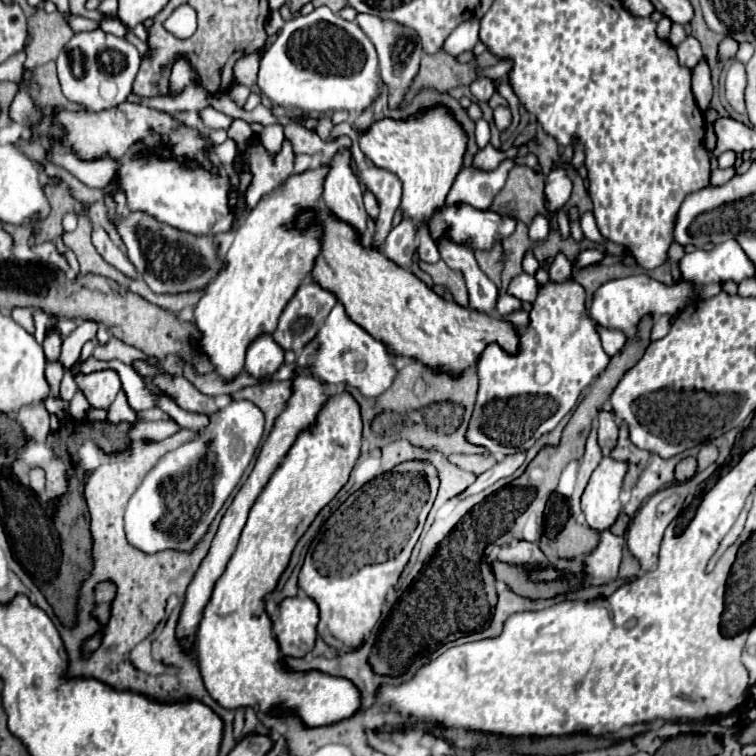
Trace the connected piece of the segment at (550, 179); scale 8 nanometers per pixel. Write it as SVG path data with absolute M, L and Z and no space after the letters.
M555 167L545 179L545 205L549 211L557 211L567 203L571 195L571 181L561 167Z

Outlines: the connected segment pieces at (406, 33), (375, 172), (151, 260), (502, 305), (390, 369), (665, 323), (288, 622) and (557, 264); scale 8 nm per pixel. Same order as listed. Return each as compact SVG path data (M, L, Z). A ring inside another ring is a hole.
M357 15L357 25L367 33L367 37L371 39L371 43L375 45L377 49L377 55L379 55L379 77L387 89L387 95L389 95L389 109L397 109L405 95L409 93L417 73L419 73L419 61L421 61L421 55L423 55L423 47L421 47L421 41L419 41L419 35L409 29L409 27L403 27L399 23L393 23L393 21L381 21L379 17L375 15Z
M343 122L335 125L330 134L331 139L338 138L339 133L346 133L352 139L351 151L353 151L353 159L357 165L359 181L365 183L365 187L377 195L379 205L381 205L381 213L377 219L377 233L375 233L375 237L367 239L365 245L379 245L379 249L383 251L381 241L389 233L391 219L393 219L393 215L399 207L399 201L401 201L401 181L393 173L389 173L385 169L375 169L371 163L367 163L365 155L359 149L359 135L351 123Z
M113 185L105 187L105 205L111 219L117 223L117 231L125 241L129 261L141 273L145 283L155 293L181 293L193 289L205 289L219 269L225 265L219 257L219 245L213 243L213 237L195 237L183 231L177 231L165 223L155 221L147 213L129 213L125 221L115 215L115 201L111 197Z
M504 293L500 295L497 300L497 313L499 315L507 315L513 311L520 310L522 302L517 298Z
M337 303L331 309L331 313L327 315L327 319L321 325L319 333L303 347L303 351L299 353L295 363L283 365L273 375L273 379L291 379L291 375L295 371L303 371L303 373L309 373L313 377L321 377L327 383L357 387L365 397L377 397L391 385L391 379L397 373L397 369L393 367L393 361L395 361L395 357L389 355L387 347L381 341L373 339L357 323L353 323L345 315L345 309L341 307L341 303ZM355 361L363 361L365 363L363 371L355 371Z
M661 315L655 325L653 325L653 331L651 331L651 341L657 341L661 337L665 337L669 333L669 327L671 327L671 317L669 315Z
M305 593L287 597L279 603L279 615L273 619L273 631L283 655L305 657L317 639L319 609Z
M563 253L555 257L554 262L549 267L549 280L554 282L563 282L570 279L573 275L571 263L566 259Z

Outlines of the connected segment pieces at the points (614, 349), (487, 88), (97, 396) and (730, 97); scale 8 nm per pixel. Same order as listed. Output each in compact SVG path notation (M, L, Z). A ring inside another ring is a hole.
M597 327L597 333L601 337L601 343L603 343L603 349L609 357L617 355L625 343L627 343L627 335L623 331L615 331L615 329L605 329L605 327Z
M488 78L472 81L469 85L469 88L475 99L480 102L488 102L494 93L494 85Z
M111 369L97 371L97 373L91 373L85 377L77 377L75 381L77 381L79 389L85 393L85 397L89 399L89 403L95 405L97 409L107 409L113 403L115 395L121 387L119 375Z
M733 61L725 79L725 97L737 113L745 113L745 101L743 101L745 85L747 85L745 65L739 61Z

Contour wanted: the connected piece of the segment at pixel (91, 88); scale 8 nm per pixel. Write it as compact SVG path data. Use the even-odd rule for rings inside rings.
M103 29L91 33L75 33L57 59L63 95L73 103L83 105L87 111L117 107L131 95L131 85L139 71L139 63L139 51L121 37L105 33Z

